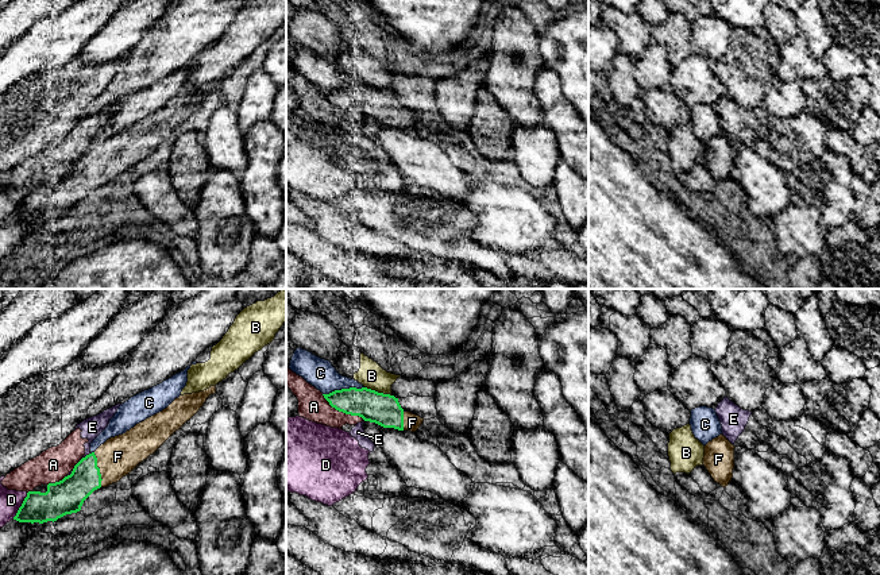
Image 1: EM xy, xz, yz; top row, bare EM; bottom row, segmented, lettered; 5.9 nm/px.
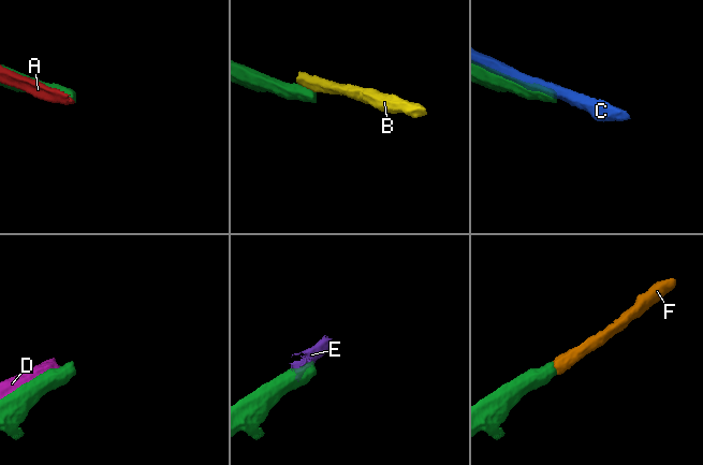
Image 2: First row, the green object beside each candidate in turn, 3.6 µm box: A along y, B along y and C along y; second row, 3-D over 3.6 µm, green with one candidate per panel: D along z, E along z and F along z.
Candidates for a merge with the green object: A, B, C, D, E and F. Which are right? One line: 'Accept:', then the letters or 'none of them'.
Accept: F

